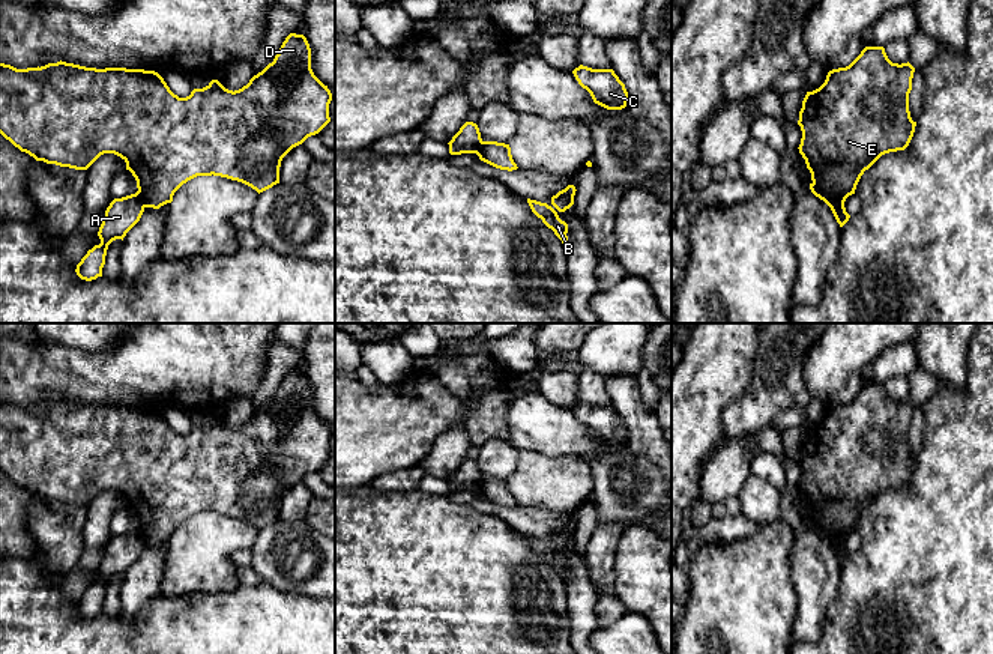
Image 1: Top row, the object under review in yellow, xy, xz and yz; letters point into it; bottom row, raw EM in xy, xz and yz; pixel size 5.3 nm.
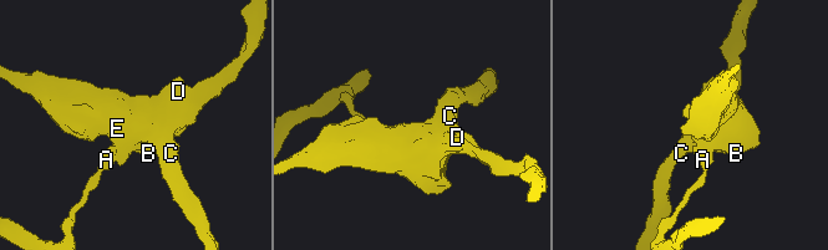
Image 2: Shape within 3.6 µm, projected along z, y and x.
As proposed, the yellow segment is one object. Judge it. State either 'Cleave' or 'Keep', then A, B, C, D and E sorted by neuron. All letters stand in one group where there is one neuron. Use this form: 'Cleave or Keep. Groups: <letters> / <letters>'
Cleave. Groups: A / B C D E

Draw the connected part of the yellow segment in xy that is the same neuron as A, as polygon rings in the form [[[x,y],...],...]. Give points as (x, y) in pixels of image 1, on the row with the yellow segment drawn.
[[[137,191],[135,194],[114,198],[105,210],[105,218],[99,227],[99,245],[95,245],[77,265],[77,275],[81,280],[92,281],[102,277],[108,245],[126,236],[126,233],[140,221],[144,212],[144,200]]]

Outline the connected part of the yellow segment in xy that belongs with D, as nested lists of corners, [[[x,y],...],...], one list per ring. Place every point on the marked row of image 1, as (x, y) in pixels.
[[[290,33],[282,42],[273,62],[261,72],[254,75],[246,86],[239,90],[225,89],[218,80],[212,80],[203,89],[194,89],[189,96],[179,98],[174,95],[164,78],[155,71],[126,69],[126,68],[86,68],[74,63],[57,62],[45,66],[17,69],[11,65],[0,63],[0,134],[9,140],[21,152],[29,153],[36,161],[69,167],[75,170],[87,170],[101,155],[114,153],[126,162],[126,170],[132,173],[137,180],[138,192],[144,200],[146,207],[159,209],[171,203],[174,192],[188,180],[197,176],[221,176],[231,180],[242,182],[258,194],[279,183],[279,167],[282,158],[296,146],[302,144],[308,137],[318,134],[329,122],[329,104],[332,93],[311,69],[311,48],[303,35]]]

